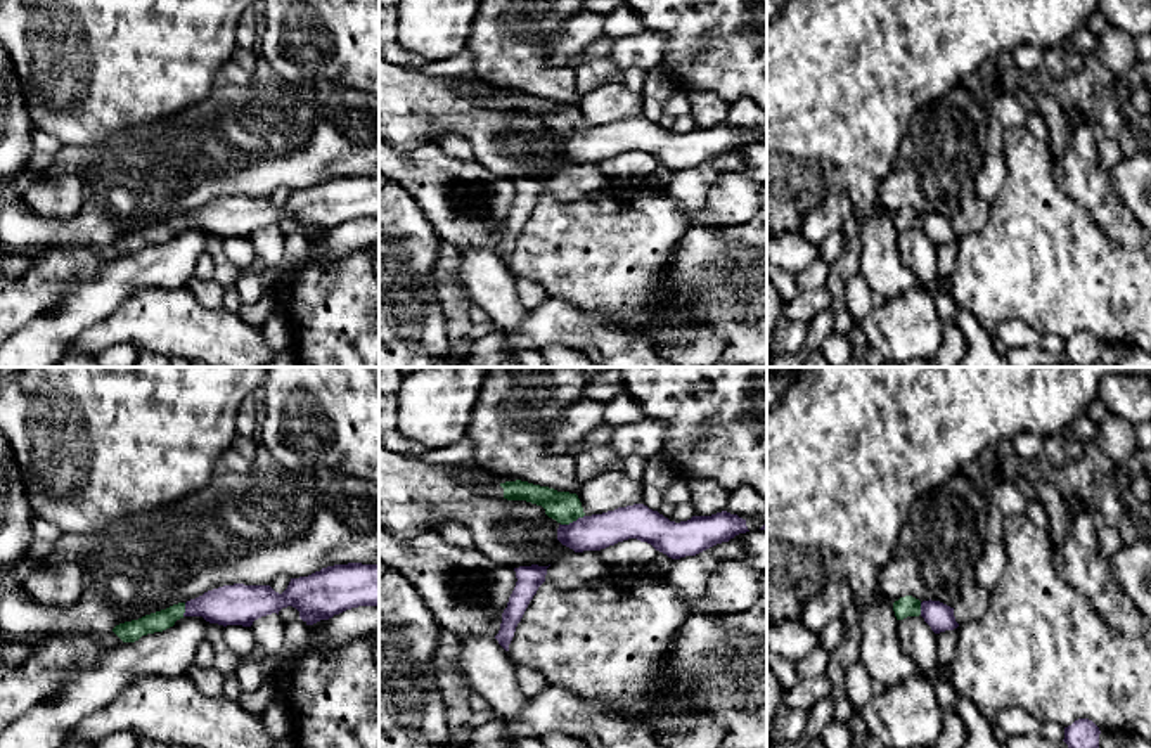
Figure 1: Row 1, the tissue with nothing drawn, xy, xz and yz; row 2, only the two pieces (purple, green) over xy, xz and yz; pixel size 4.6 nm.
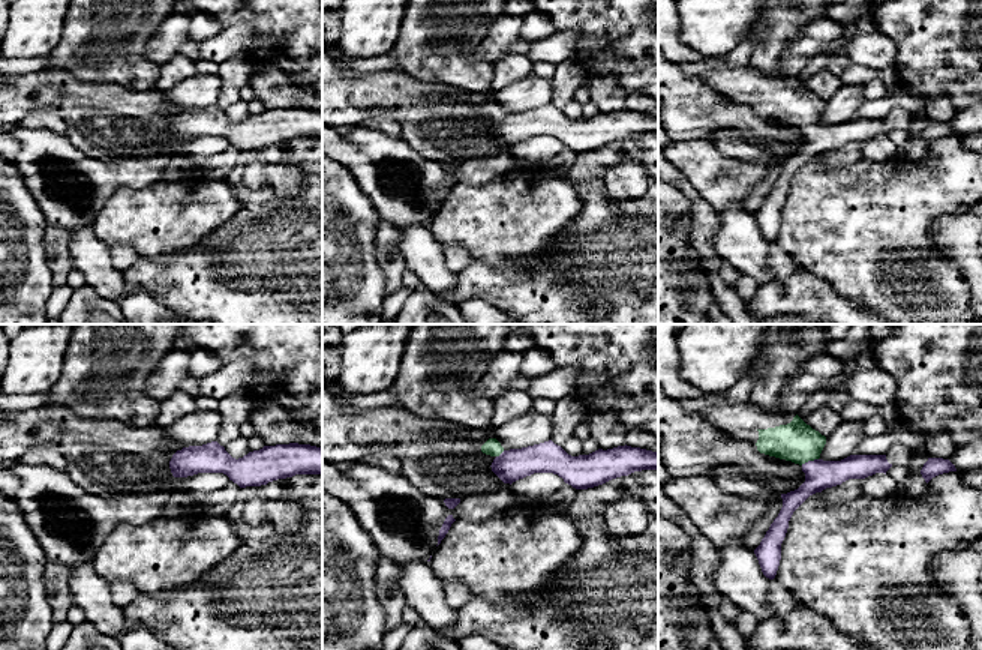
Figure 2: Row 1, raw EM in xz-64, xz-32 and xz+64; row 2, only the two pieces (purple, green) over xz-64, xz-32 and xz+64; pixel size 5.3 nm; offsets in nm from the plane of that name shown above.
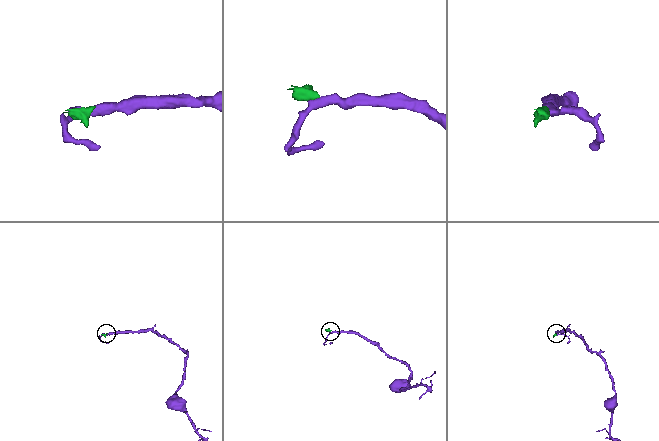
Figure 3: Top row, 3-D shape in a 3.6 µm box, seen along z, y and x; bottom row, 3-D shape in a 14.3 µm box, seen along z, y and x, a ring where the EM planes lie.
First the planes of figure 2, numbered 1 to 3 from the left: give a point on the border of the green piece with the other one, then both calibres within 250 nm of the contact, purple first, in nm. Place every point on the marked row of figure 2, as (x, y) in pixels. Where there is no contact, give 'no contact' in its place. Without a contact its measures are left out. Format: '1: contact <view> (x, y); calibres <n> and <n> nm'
1: no contact
2: contact xz-32 (501, 454); calibres 170 and 90 nm
3: contact xz+64 (808, 461); calibres 160 and 220 nm

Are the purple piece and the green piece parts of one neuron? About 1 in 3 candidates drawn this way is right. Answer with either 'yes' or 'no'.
yes

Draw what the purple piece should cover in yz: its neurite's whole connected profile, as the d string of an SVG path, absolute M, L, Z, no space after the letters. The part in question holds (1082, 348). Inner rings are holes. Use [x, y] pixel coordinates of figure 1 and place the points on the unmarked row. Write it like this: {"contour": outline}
{"contour": "M1078 331L1064 339L1064 355L1075 365L1089 365L1099 360L1099 339L1089 331Z"}

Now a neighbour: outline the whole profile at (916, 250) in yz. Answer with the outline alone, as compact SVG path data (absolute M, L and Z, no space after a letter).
M919 227L897 232L897 249L900 260L914 272L921 286L935 291L938 280L936 246L924 230Z

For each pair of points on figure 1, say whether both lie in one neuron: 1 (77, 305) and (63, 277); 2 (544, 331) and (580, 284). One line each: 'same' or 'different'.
1: different
2: different

